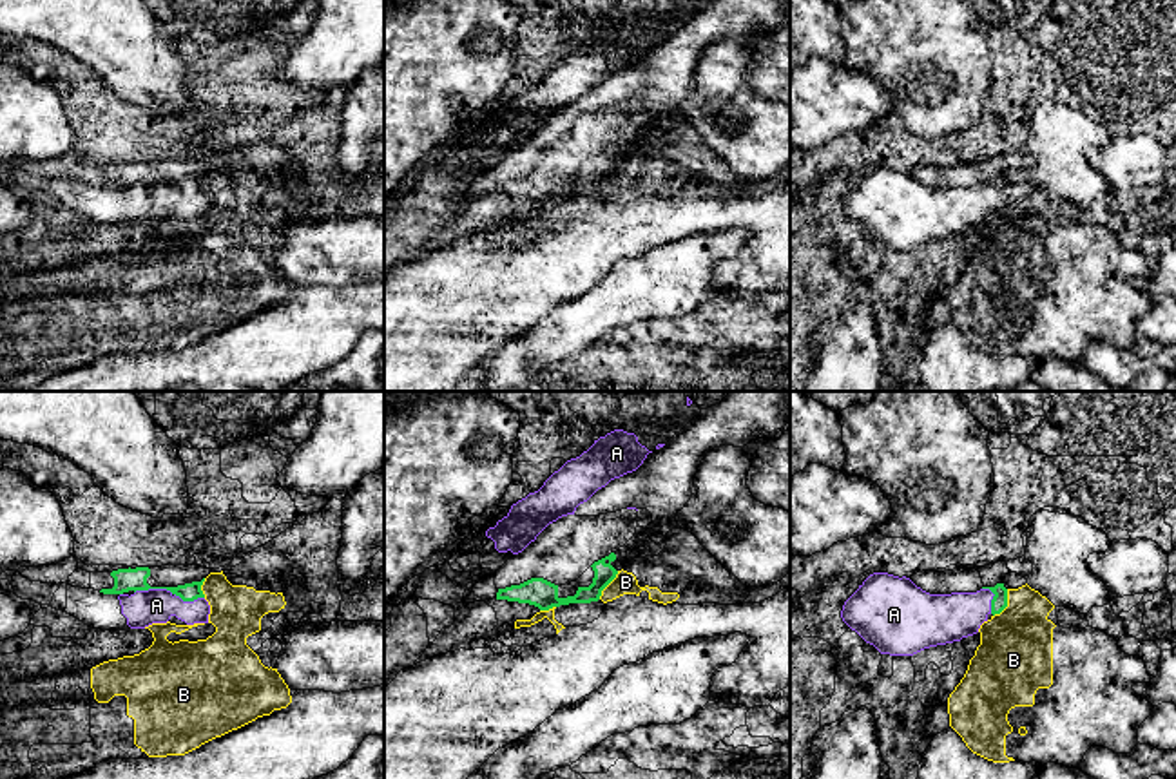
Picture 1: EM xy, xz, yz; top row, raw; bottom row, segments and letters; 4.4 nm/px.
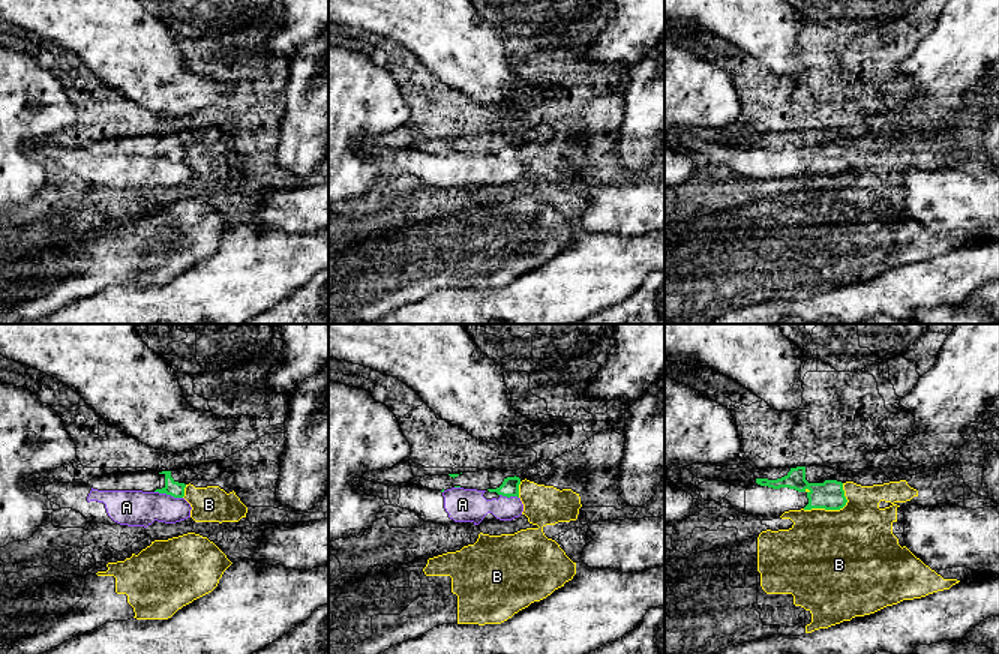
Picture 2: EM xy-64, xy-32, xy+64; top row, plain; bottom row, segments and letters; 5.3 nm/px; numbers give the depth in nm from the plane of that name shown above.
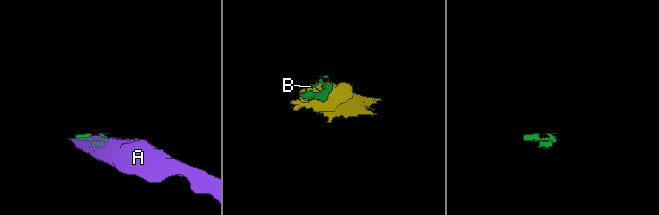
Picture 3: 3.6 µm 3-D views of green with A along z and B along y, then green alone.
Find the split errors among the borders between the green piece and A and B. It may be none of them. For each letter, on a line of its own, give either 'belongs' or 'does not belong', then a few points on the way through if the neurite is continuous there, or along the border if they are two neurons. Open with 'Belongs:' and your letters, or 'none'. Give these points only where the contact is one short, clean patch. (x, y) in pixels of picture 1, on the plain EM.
Belongs: none
A: does not belong
B: does not belong; border yz (1008, 183), (1008, 198), (993, 211)

